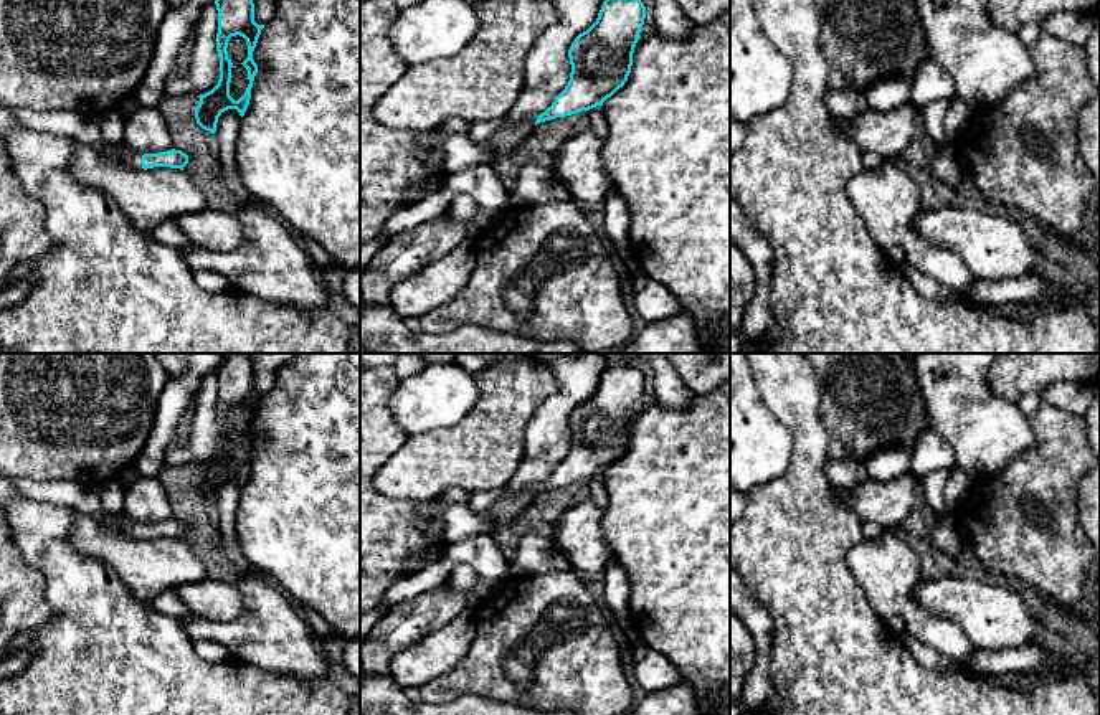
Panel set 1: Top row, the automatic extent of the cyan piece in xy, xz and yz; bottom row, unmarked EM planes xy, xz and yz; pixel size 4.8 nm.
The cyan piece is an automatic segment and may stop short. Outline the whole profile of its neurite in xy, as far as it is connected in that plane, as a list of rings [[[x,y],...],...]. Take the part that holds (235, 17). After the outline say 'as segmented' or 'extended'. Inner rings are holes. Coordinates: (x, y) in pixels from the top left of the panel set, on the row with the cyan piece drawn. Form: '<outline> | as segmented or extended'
[[[215,0],[215,5],[218,10],[216,51],[220,56],[220,79],[211,91],[198,96],[200,102],[195,107],[197,124],[211,134],[216,132],[218,117],[225,111],[236,109],[241,117],[244,116],[251,99],[253,81],[258,73],[253,51],[264,28],[264,25],[254,21],[253,0]],[[236,35],[243,36],[248,43],[248,58],[241,64],[248,69],[249,79],[244,94],[238,101],[230,96],[233,63],[226,51],[230,38]]] | as segmented

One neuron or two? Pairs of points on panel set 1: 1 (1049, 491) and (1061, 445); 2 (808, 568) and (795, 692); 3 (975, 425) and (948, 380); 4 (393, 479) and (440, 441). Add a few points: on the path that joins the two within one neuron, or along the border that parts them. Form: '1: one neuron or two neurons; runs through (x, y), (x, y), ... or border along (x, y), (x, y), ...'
1: one neuron; runs through (1049, 479), (1049, 471), (1061, 456)
2: one neuron; runs through (808, 600), (808, 661)
3: one neuron; runs through (967, 413), (957, 392)
4: one neuron; runs through (405, 476), (428, 453)

